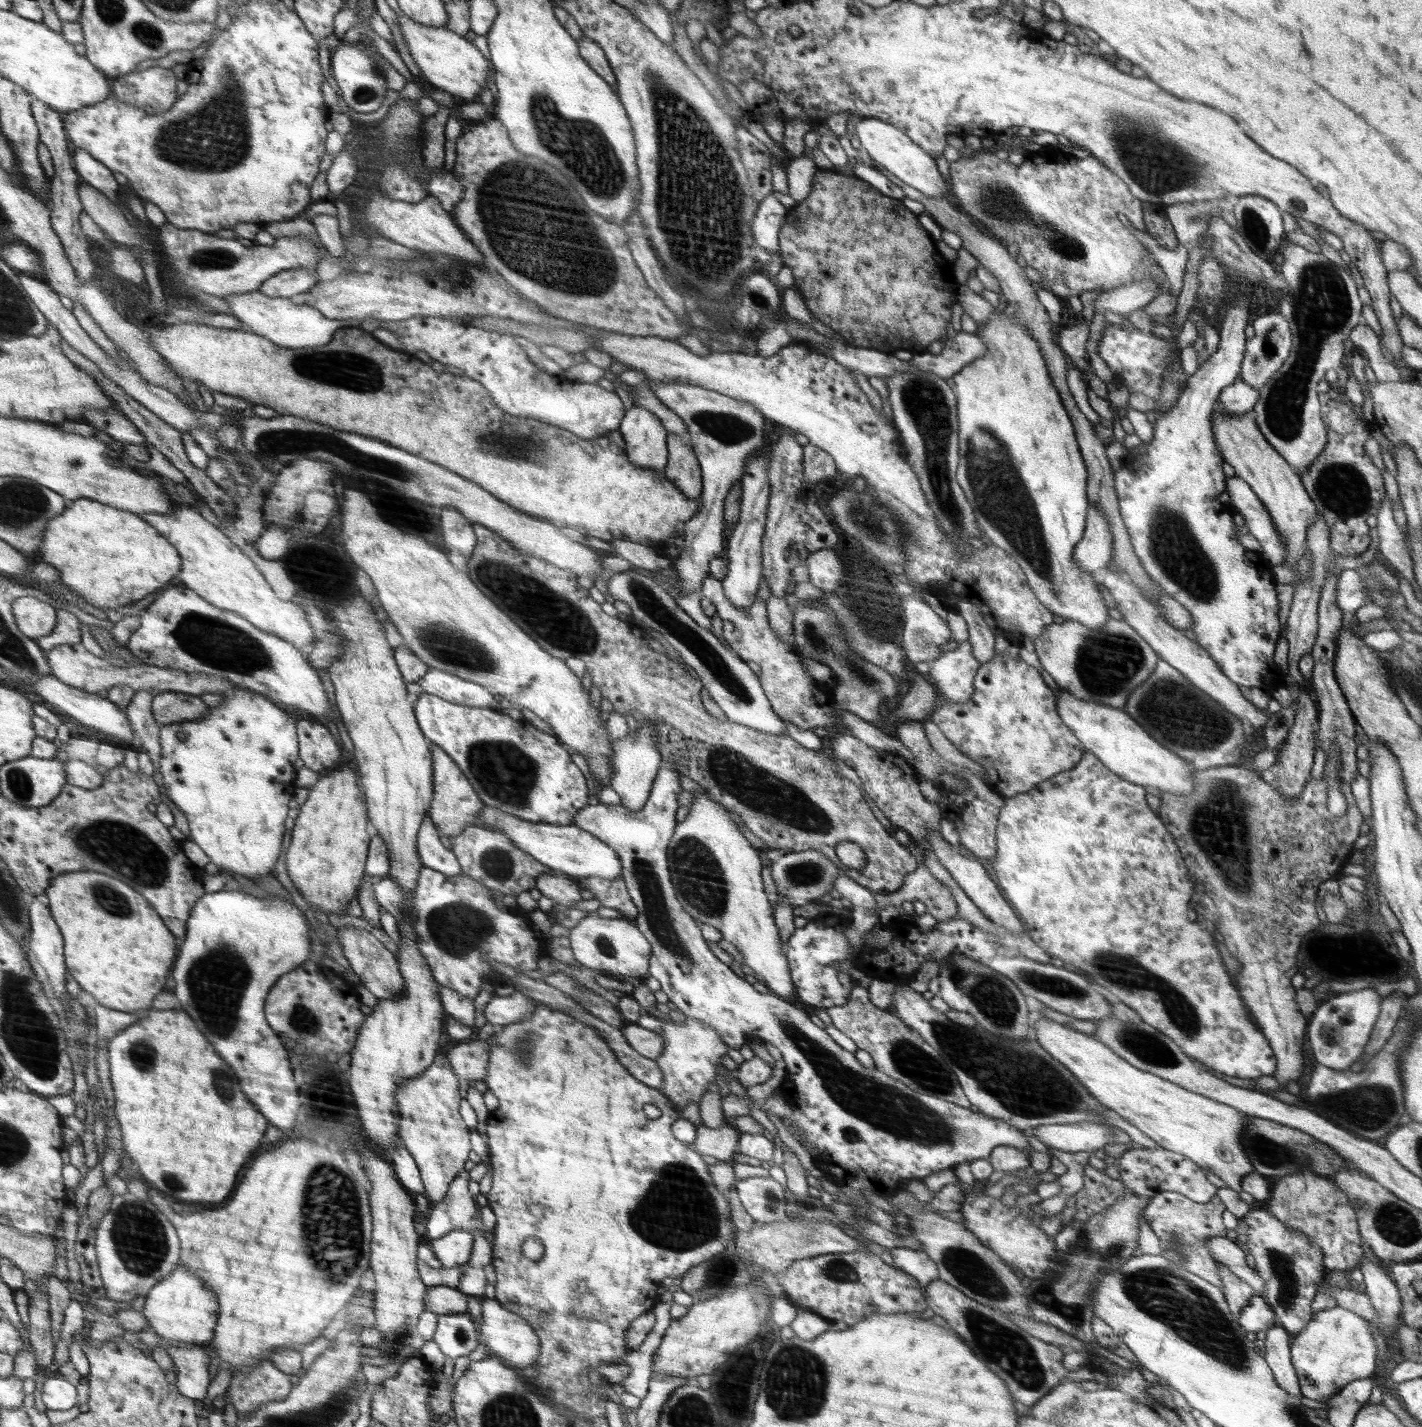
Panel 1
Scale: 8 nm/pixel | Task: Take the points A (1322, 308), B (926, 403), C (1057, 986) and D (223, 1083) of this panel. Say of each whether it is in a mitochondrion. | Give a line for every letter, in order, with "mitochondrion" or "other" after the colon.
A: mitochondrion
B: mitochondrion
C: mitochondrion
D: mitochondrion

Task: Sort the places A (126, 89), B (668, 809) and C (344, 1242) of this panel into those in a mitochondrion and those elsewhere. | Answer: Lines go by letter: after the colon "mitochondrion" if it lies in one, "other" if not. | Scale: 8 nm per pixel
A: other
B: other
C: mitochondrion

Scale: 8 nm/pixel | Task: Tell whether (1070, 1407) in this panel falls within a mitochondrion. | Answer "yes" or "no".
yes

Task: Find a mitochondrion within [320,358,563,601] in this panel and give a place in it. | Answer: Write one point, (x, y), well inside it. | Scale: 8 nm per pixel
(525, 448)

